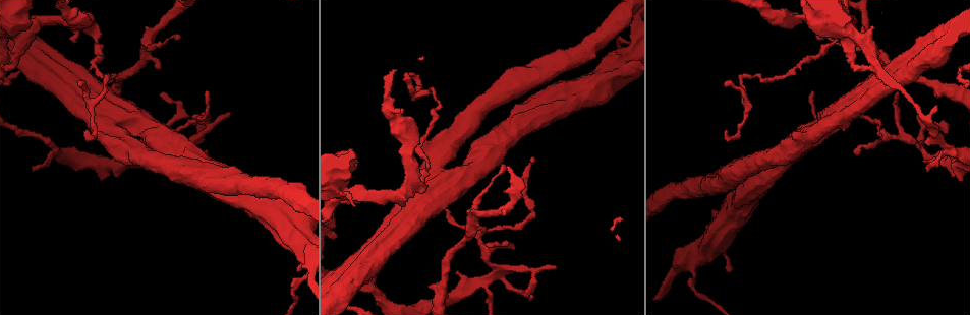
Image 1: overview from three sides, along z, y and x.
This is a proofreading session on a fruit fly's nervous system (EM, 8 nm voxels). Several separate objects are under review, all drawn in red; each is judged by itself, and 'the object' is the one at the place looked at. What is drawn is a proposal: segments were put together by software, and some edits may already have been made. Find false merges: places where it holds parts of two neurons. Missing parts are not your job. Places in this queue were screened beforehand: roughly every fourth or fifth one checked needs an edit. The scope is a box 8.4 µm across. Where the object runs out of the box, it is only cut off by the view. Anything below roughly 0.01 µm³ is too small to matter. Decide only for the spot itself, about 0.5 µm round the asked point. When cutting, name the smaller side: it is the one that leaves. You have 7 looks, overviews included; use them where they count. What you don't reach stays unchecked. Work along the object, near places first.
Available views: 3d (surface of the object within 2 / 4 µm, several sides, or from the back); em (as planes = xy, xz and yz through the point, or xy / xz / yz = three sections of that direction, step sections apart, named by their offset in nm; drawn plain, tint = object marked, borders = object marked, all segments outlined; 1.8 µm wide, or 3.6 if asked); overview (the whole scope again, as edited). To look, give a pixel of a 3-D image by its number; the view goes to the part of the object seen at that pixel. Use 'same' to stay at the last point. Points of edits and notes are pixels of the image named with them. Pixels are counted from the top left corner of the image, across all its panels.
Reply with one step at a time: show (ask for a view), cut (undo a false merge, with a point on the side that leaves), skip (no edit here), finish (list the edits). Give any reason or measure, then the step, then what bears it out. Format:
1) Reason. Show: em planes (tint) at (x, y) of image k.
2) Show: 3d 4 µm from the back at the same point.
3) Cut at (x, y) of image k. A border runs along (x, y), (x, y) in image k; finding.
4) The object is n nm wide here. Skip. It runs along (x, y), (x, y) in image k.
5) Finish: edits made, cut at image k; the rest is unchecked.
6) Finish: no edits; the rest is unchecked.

Calibre changes. Show: em planes (tint) at (86, 28) of image 1.

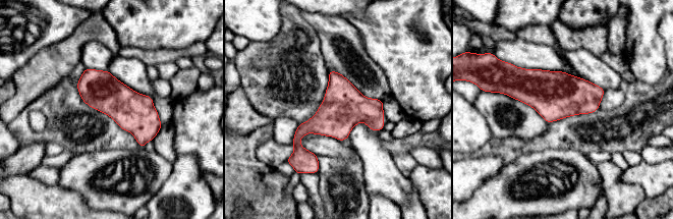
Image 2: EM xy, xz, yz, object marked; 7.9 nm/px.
Skip. Continuous, no second neuron.

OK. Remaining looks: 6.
Touches itself. Show: em planes (borders) at (400, 230) of image 1.

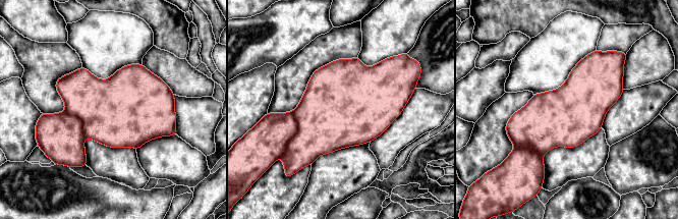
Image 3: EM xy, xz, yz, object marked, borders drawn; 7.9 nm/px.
Cut at (267, 142) of image 3. A second neuron is stuck on.

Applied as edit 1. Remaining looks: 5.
A fork. Show: em 3.6 µm planes (tint) at (474, 215) of image 1.

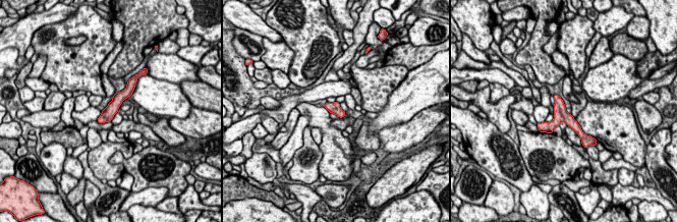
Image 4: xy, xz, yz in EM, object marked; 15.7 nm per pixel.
Skip. It runs along (127, 91), (100, 120) in image 4; all the same neuron.

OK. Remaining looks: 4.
Finish: edits made, cut at image 3; the rest is unchecked.

